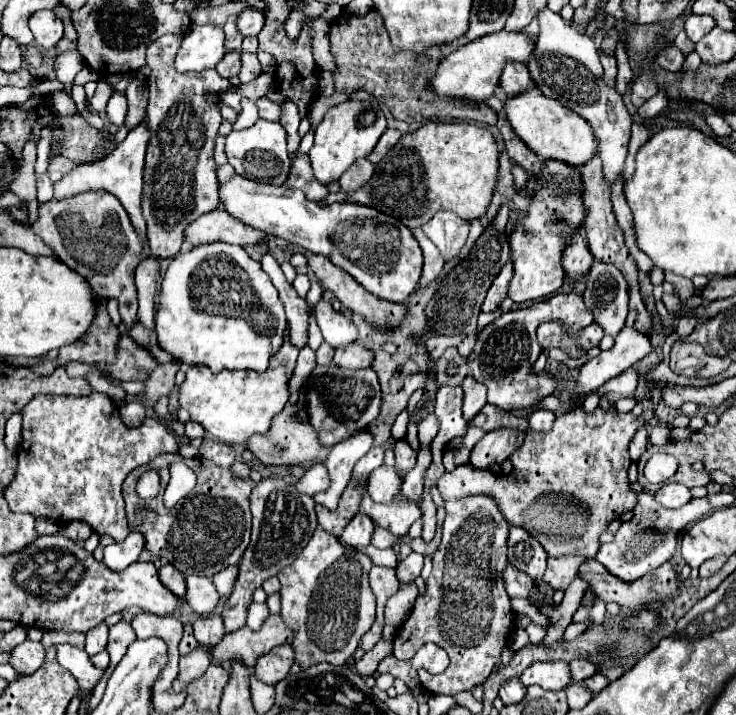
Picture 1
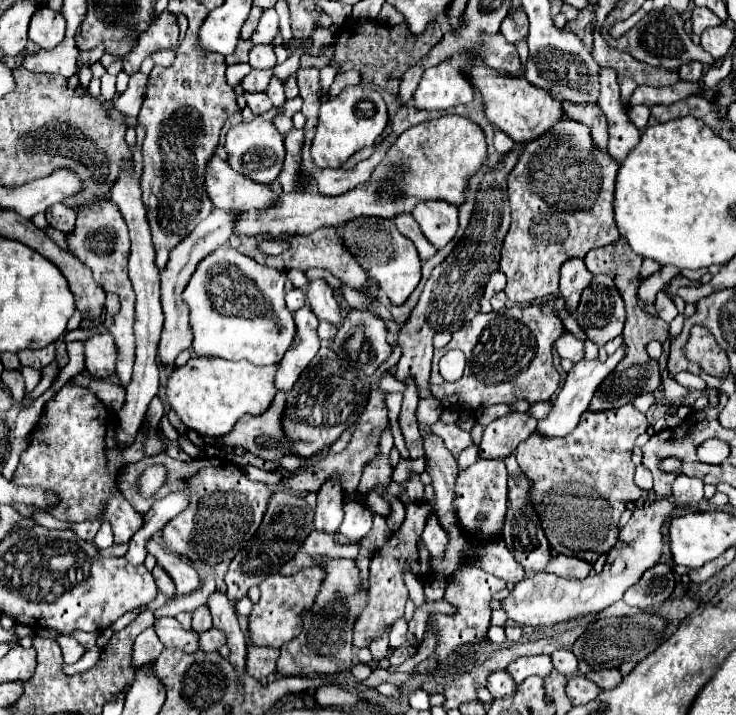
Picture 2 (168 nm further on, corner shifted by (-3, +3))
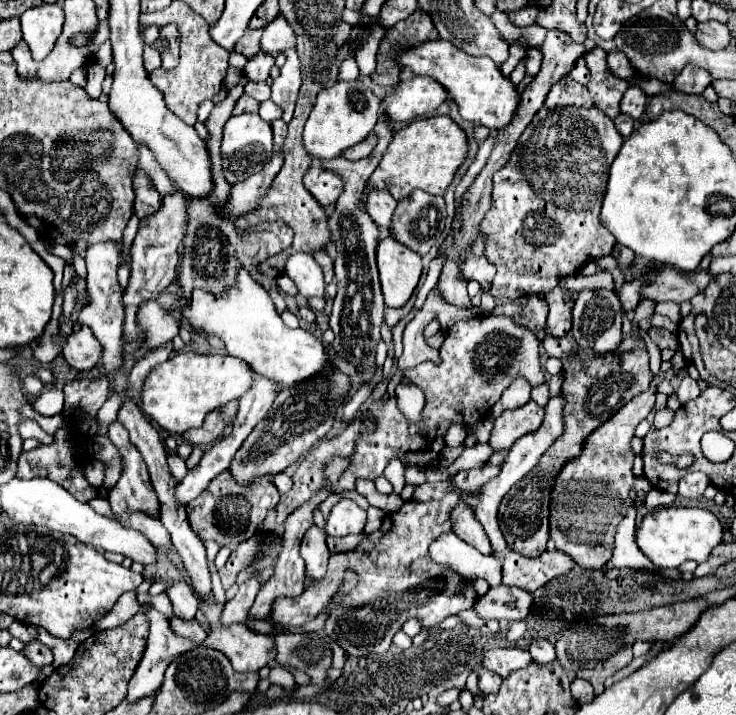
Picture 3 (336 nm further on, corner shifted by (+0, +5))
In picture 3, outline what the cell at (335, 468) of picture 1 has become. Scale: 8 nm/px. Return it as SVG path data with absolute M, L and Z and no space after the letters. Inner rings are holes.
M312 525L302 539L300 553L306 561L308 577L312 577L312 579L324 577L326 563L328 563L328 557L330 557L330 551L326 547L326 529Z

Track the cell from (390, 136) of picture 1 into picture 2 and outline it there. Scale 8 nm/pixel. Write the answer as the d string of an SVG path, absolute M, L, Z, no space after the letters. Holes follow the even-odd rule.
M389 135L383 143L375 143L375 153L369 157L369 159L365 159L365 161L361 161L361 163L357 163L353 169L349 169L349 171L345 171L345 169L315 169L315 173L313 173L313 179L315 179L315 183L319 185L319 193L321 195L329 195L329 197L335 197L335 195L343 195L343 193L347 193L347 191L351 191L351 189L355 189L357 185L361 185L361 183L365 183L367 179L369 179L369 175L371 175L371 171L379 165L379 161L385 157L385 153L387 153L387 149L391 147L391 143L397 139L397 135Z

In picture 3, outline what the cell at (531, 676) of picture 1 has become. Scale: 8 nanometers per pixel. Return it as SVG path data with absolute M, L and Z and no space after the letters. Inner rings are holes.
M506 647L506 649L490 649L482 661L482 665L502 677L508 677L516 669L526 669L530 663L534 663L530 651L518 649L518 647Z

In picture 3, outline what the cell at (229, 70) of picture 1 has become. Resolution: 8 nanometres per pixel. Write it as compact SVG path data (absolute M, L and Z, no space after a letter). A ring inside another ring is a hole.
M246 29L244 37L236 43L234 51L236 51L236 53L242 53L244 57L250 57L252 53L258 53L258 51L260 51L260 29L258 29L258 31Z

